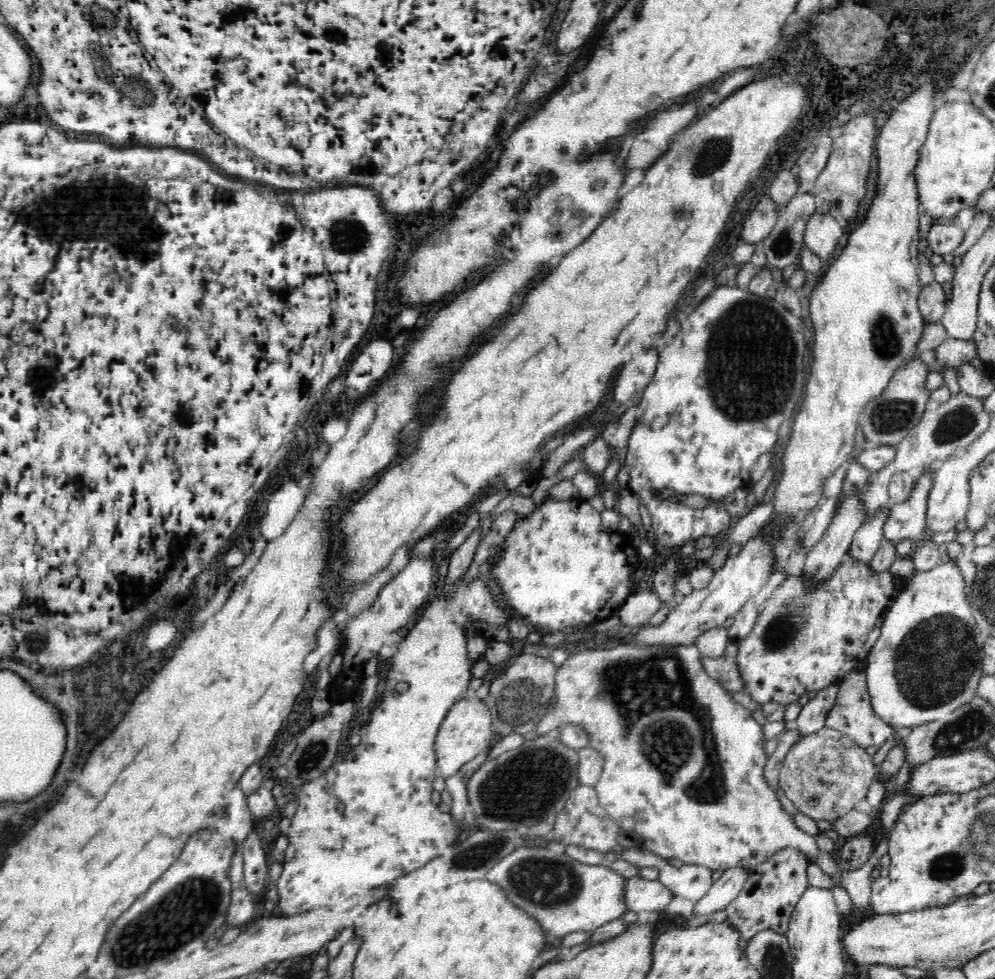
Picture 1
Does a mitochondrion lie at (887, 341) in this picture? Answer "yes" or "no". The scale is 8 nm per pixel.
yes

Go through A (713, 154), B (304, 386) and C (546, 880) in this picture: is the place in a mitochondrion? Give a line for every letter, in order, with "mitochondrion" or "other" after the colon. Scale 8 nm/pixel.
A: mitochondrion
B: other
C: mitochondrion

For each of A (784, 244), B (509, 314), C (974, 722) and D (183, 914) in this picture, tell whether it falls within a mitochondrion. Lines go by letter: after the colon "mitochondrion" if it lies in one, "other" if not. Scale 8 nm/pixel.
A: mitochondrion
B: other
C: mitochondrion
D: mitochondrion

